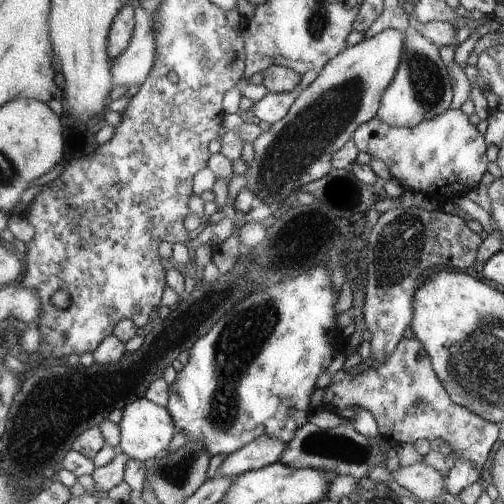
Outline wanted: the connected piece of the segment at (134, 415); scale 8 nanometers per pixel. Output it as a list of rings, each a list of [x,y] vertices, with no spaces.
[[[146,398],[134,400],[122,409],[121,441],[118,451],[126,454],[128,459],[135,459],[144,464],[152,462],[159,454],[166,451],[172,442],[174,436],[179,432],[168,408],[162,405],[156,405]]]

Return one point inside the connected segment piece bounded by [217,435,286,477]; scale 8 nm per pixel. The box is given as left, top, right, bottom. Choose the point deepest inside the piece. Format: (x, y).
(265, 450)

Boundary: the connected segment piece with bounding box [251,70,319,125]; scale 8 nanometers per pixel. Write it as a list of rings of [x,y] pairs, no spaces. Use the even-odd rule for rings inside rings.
[[[311,70],[301,76],[301,82],[289,92],[284,93],[272,93],[268,91],[268,94],[264,96],[259,102],[254,103],[254,114],[259,121],[269,122],[271,125],[279,122],[286,114],[288,110],[295,104],[296,98],[311,85],[316,78],[318,78],[319,72]]]

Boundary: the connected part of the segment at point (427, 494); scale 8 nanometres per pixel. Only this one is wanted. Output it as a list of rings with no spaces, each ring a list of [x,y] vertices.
[[[424,462],[408,467],[400,466],[399,470],[391,473],[402,488],[408,489],[414,498],[421,501],[433,500],[447,492],[445,476]]]

